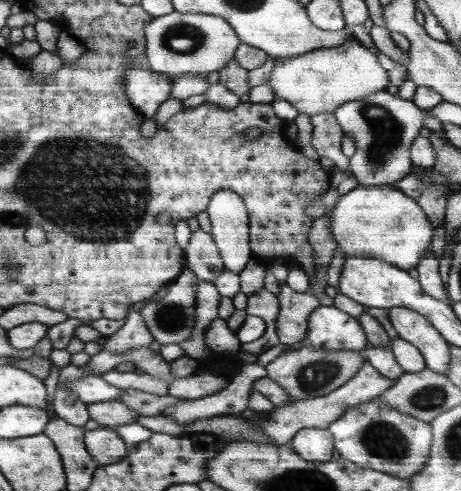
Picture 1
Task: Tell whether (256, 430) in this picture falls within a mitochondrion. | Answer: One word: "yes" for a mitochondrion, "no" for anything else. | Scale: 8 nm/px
no

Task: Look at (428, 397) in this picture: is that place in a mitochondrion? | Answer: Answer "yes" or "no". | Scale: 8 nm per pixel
yes

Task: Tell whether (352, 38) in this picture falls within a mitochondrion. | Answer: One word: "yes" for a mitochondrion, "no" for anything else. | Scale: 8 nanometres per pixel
no

